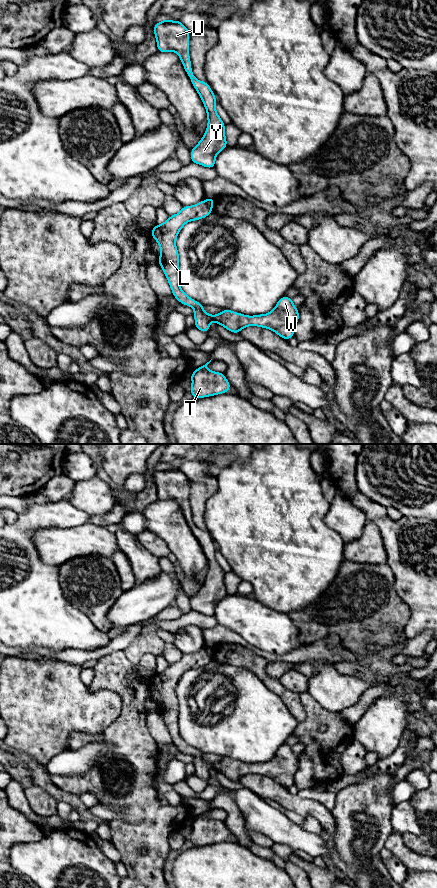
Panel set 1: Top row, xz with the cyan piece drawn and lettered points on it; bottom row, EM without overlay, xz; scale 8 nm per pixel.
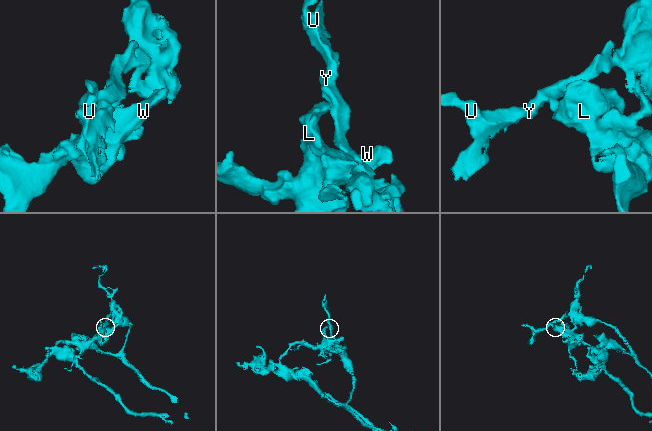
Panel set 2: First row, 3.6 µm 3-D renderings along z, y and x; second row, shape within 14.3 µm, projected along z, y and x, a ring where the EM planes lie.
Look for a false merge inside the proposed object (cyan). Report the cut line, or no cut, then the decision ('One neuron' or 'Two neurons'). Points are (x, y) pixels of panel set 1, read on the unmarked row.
Split along xz (205, 648), (211, 658). Two neurons

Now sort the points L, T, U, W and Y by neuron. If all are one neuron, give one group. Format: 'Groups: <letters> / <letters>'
Groups: L T W / U Y

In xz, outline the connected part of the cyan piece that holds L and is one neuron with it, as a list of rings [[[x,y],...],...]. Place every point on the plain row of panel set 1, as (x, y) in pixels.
[[[206,648],[193,654],[183,654],[182,658],[170,664],[163,672],[156,673],[151,684],[160,694],[159,713],[171,735],[173,744],[184,753],[195,757],[195,775],[208,780],[210,770],[215,769],[233,781],[239,781],[247,774],[259,774],[274,779],[280,785],[289,788],[293,785],[299,767],[299,759],[292,746],[282,745],[275,756],[268,762],[247,764],[224,757],[220,762],[210,763],[202,756],[204,753],[193,748],[181,737],[179,732],[179,702],[176,696],[176,685],[182,675],[189,669],[195,669],[211,662]]]

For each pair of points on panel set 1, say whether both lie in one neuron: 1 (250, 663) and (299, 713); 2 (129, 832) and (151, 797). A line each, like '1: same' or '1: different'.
1: same
2: same

